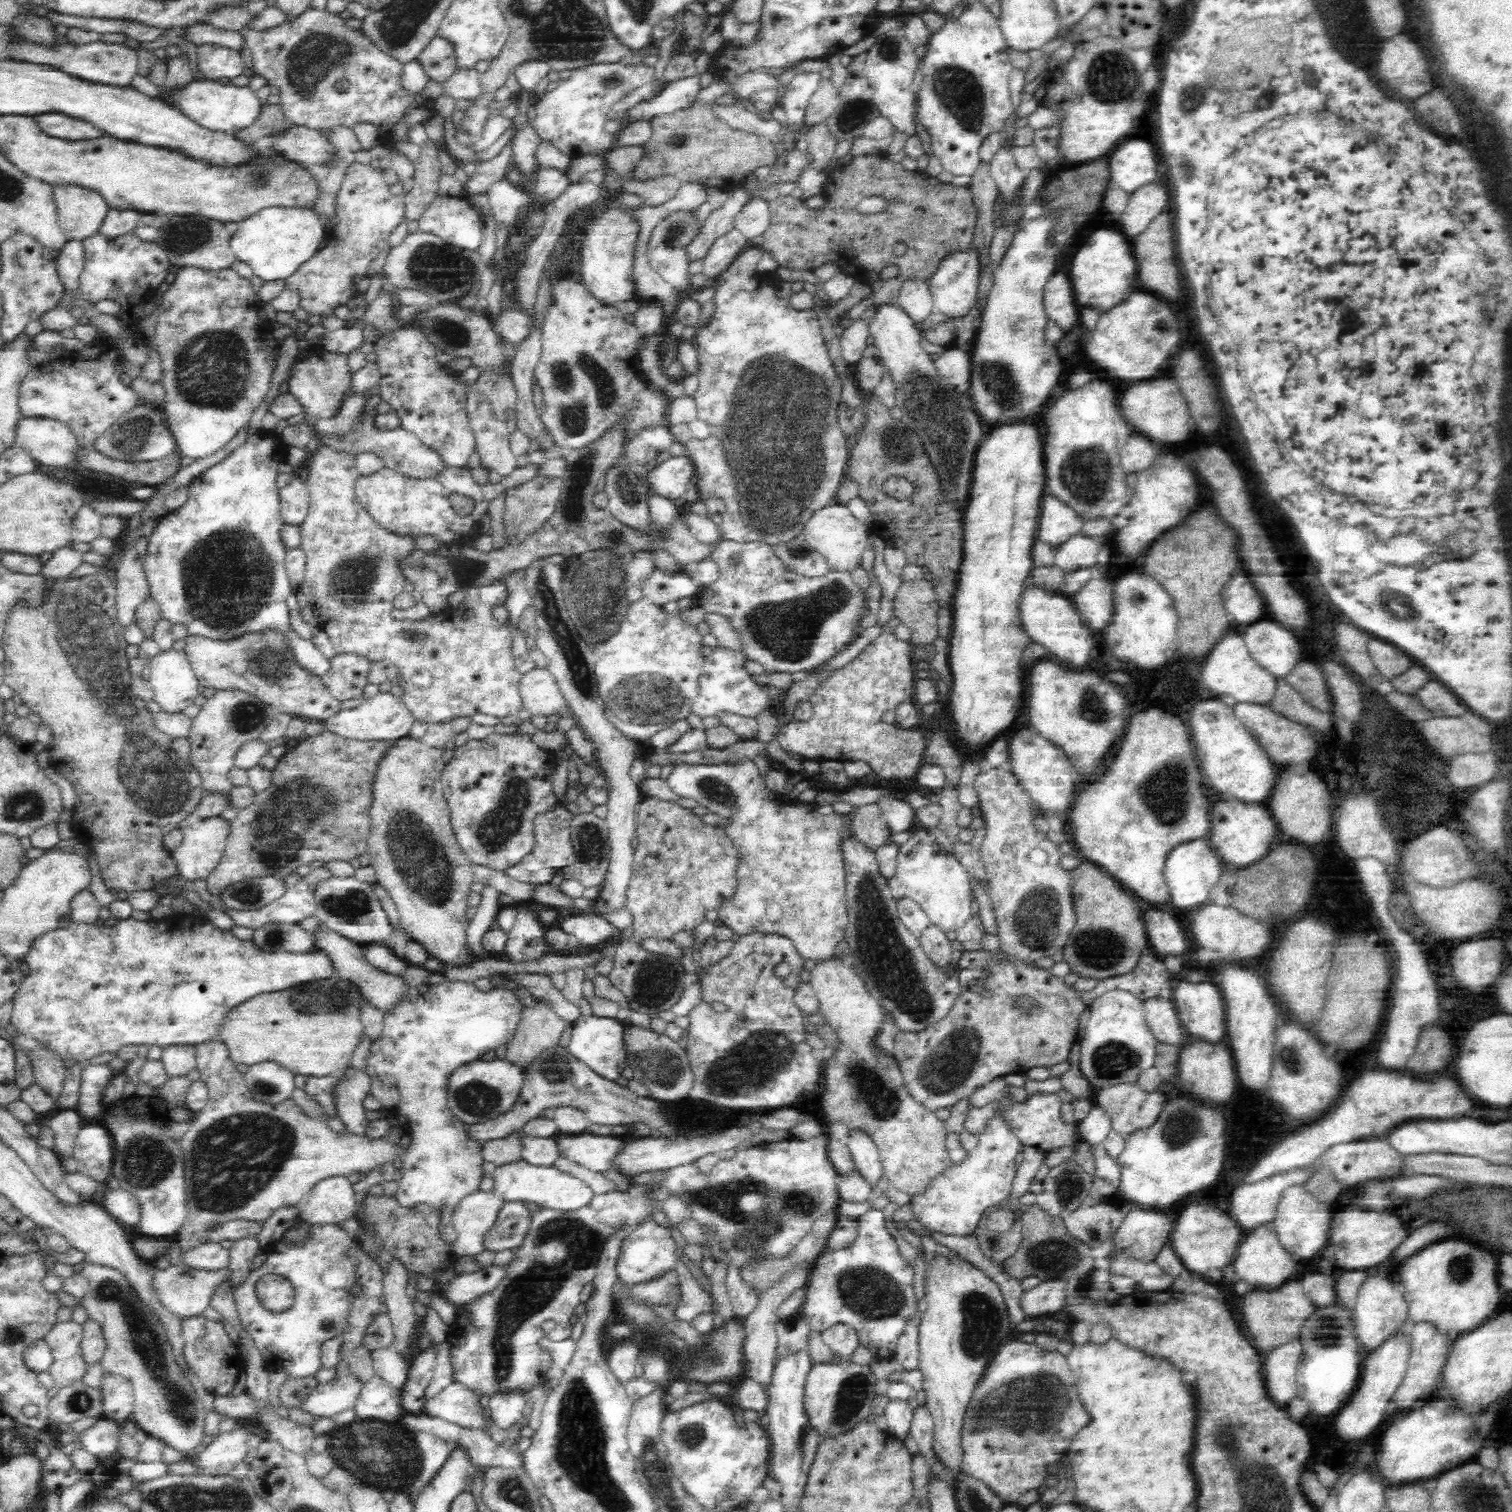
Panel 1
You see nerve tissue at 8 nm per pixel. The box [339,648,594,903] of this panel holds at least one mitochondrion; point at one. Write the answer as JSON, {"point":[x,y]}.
{"point":[496,830]}

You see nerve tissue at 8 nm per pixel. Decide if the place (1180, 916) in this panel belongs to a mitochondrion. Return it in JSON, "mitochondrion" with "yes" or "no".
{"mitochondrion":"no"}

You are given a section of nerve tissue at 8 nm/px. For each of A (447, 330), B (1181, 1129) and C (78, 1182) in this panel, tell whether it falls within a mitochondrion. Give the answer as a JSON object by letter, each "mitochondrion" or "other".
{"A":"mitochondrion","B":"mitochondrion","C":"other"}

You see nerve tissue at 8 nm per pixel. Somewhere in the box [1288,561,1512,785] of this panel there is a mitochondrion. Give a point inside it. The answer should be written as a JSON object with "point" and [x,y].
{"point":[1389,606]}

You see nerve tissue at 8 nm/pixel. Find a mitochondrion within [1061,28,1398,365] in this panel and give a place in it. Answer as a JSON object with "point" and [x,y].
{"point":[1107,88]}

